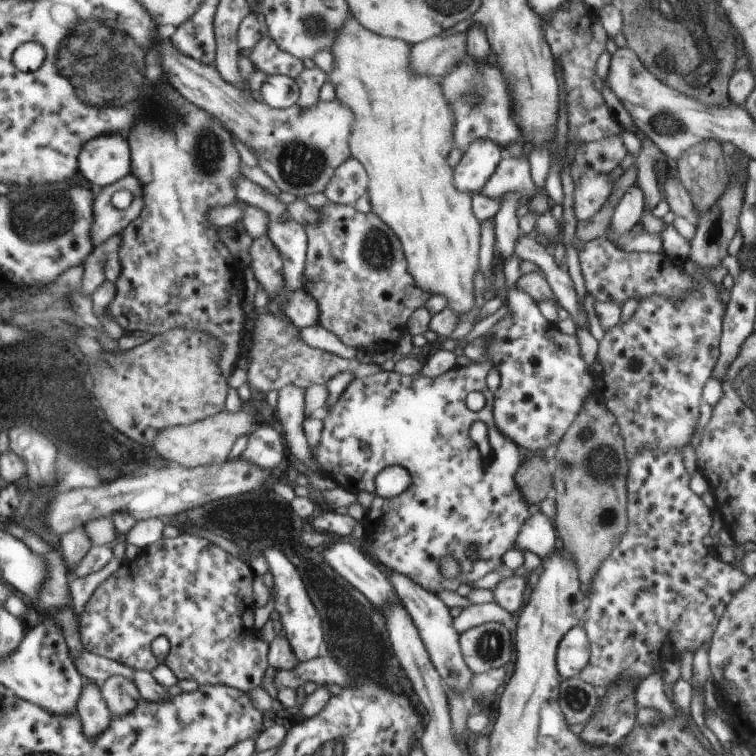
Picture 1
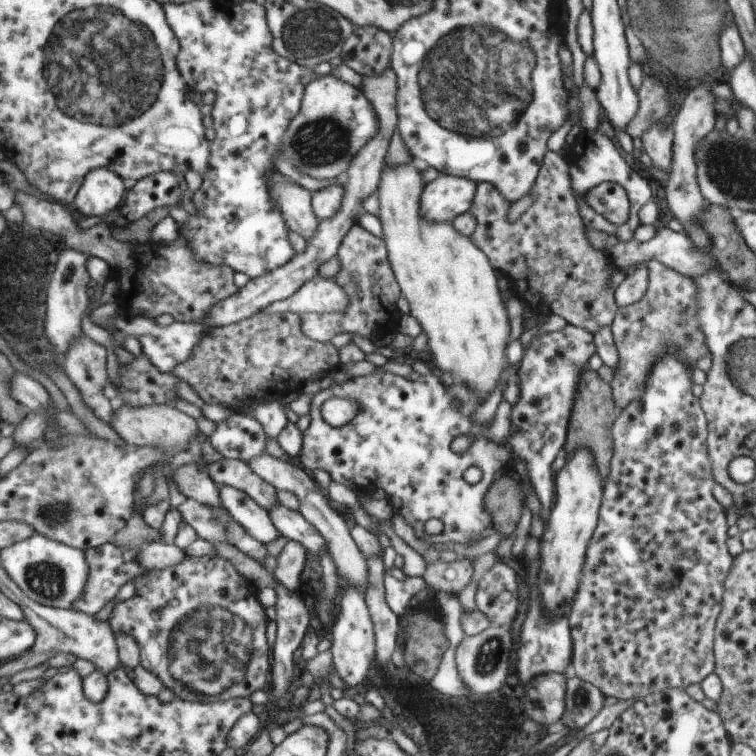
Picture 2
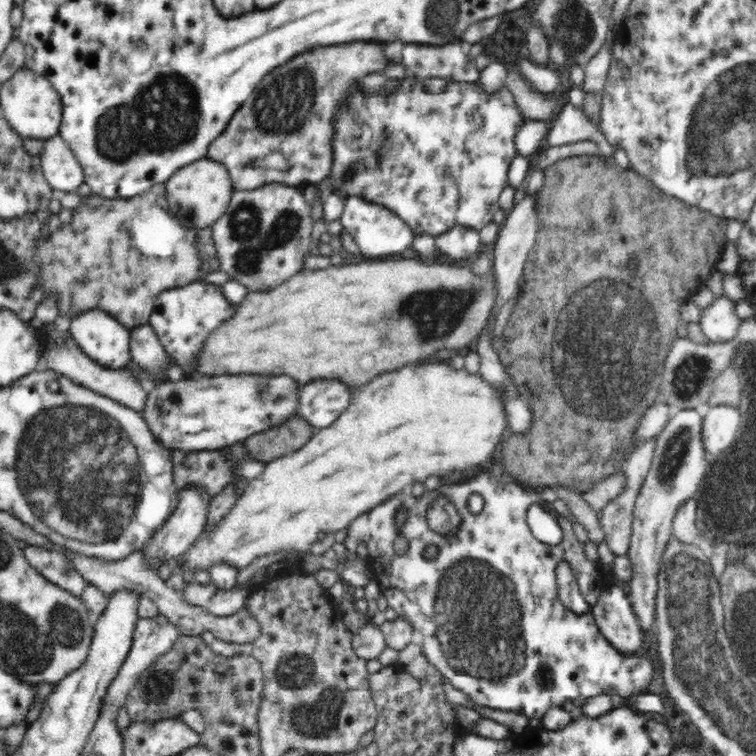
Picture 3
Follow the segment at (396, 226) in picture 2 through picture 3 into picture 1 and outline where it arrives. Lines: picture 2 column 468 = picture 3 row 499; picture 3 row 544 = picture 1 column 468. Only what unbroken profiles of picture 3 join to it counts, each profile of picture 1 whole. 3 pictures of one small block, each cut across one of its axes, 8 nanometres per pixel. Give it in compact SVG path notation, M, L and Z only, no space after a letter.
M349 16L340 26L340 32L336 34L335 40L329 48L333 57L334 66L331 67L329 73L329 82L333 86L335 99L344 104L355 116L355 124L352 125L352 138L350 146L354 159L357 159L367 171L368 175L368 201L370 202L371 212L377 215L400 239L400 245L405 254L408 273L412 276L417 287L425 292L429 291L433 294L440 294L447 299L446 306L454 310L458 314L458 318L469 311L473 306L473 294L471 294L471 284L473 284L473 274L477 268L477 246L479 242L479 222L476 215L471 212L469 204L469 193L461 191L454 185L454 172L447 163L447 154L453 146L453 128L454 116L453 110L449 102L446 101L445 94L442 93L441 83L429 81L427 75L418 75L410 69L410 48L411 45L404 40L385 37L375 34L373 31L367 30L361 26L356 18Z

